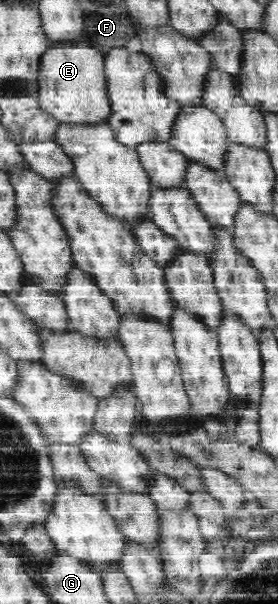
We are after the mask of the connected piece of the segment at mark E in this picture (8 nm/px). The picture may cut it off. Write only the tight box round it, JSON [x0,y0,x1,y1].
[38,44,112,126]

